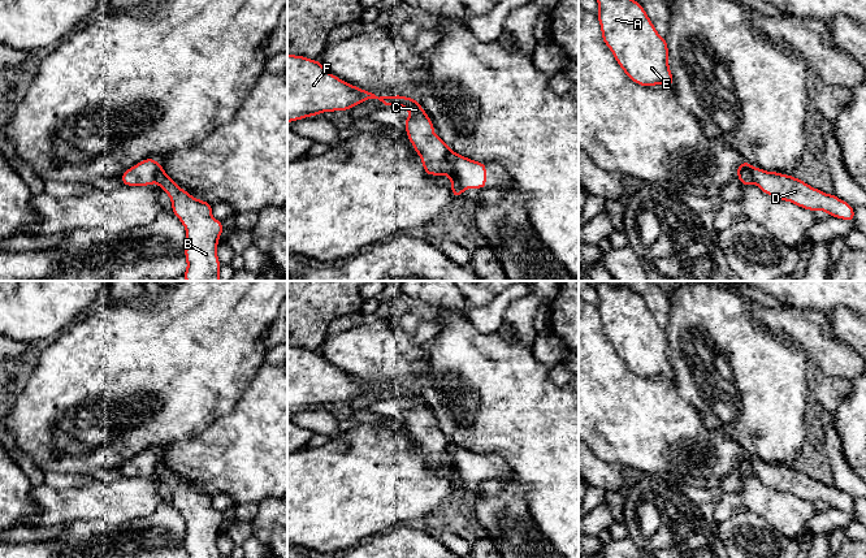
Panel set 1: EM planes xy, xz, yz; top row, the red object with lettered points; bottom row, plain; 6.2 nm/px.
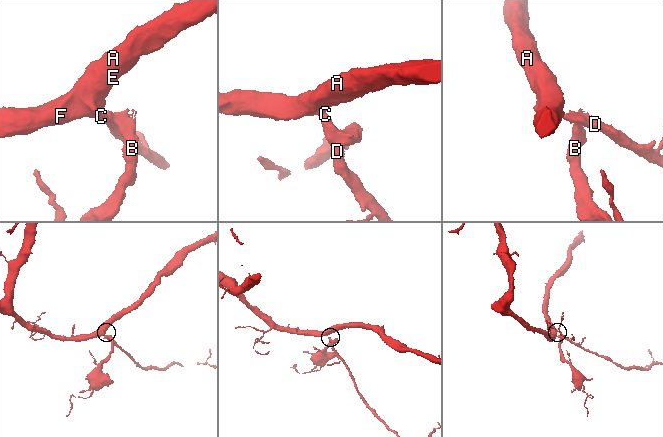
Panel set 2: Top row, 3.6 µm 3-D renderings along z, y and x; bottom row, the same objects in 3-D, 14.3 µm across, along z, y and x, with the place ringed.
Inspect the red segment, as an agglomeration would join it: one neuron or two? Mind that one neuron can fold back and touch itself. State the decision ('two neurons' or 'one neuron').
two neurons

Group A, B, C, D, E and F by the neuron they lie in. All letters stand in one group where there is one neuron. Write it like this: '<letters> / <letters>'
A C D E F / B

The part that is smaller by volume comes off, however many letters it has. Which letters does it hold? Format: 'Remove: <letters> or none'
Remove: B

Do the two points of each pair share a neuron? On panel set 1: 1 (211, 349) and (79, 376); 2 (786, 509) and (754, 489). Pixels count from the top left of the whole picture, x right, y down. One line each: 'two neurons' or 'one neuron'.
1: one neuron
2: one neuron

